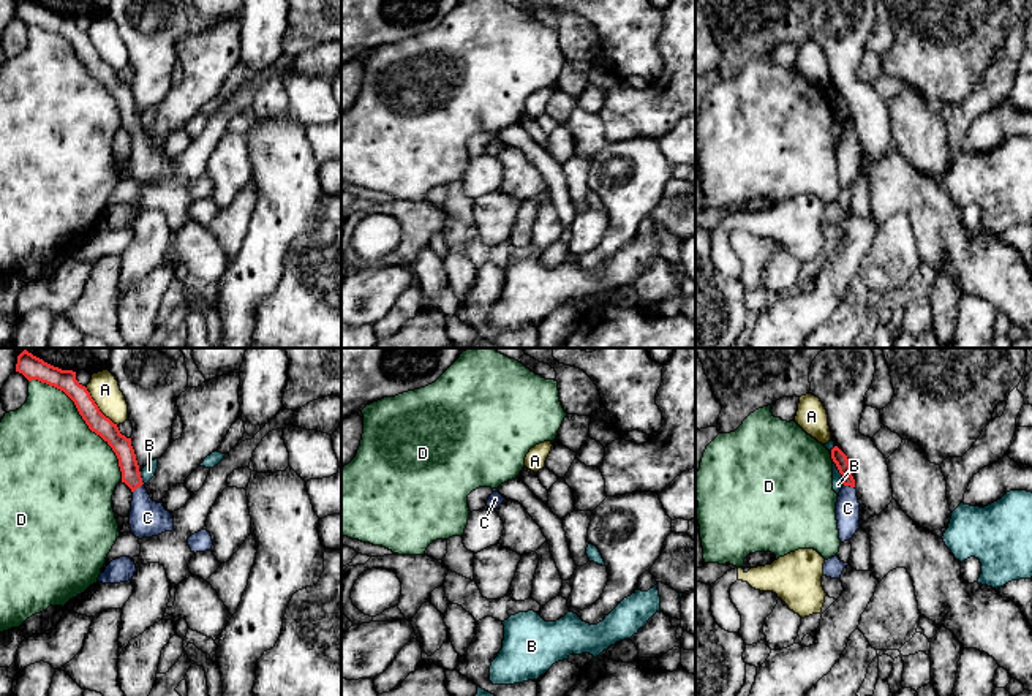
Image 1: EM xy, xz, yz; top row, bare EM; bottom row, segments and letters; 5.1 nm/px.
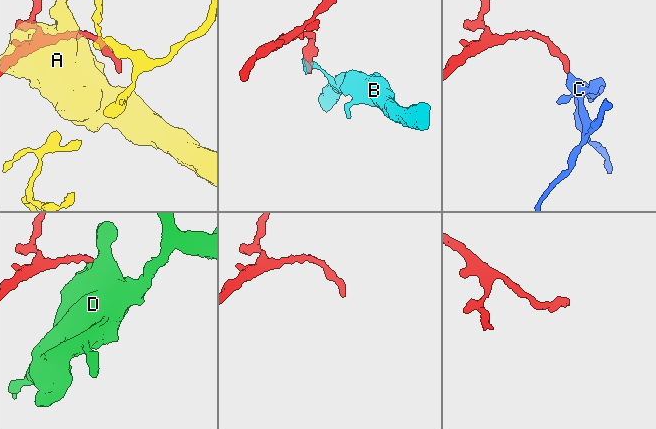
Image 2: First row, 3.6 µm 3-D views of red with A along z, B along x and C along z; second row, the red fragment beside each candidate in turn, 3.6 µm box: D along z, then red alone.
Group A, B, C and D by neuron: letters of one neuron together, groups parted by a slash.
A / B / C / D

